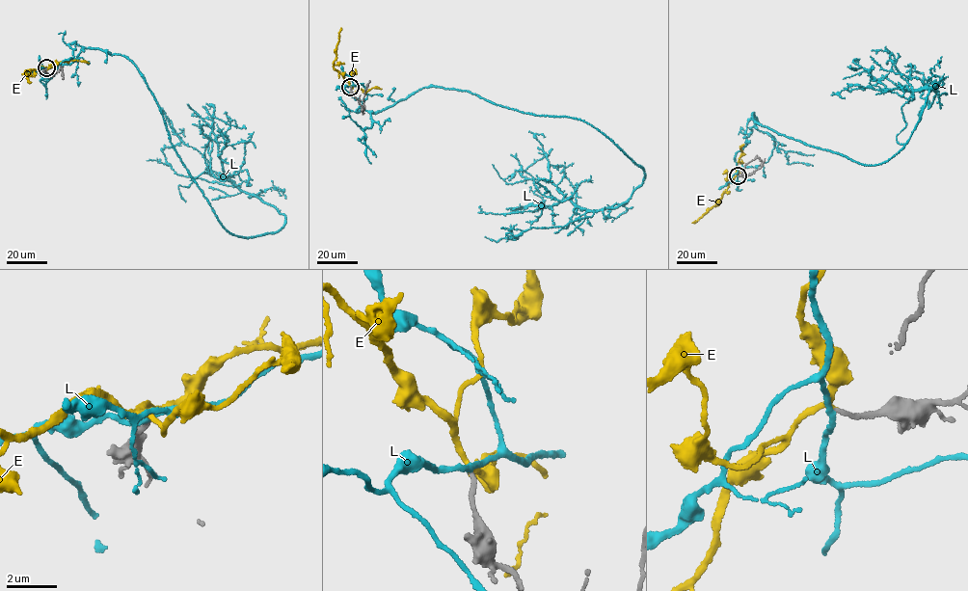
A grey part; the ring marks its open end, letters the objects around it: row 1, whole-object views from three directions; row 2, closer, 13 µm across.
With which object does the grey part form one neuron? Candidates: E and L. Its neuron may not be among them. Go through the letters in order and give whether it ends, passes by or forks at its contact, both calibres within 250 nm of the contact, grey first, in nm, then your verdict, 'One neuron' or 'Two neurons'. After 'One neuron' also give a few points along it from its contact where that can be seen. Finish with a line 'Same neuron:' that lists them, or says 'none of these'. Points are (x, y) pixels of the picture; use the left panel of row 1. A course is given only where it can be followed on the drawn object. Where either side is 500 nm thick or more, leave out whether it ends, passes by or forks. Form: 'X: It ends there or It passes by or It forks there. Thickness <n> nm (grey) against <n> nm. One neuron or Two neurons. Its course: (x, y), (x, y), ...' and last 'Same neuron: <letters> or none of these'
E: It passes by. Thickness 180 nm (grey) against 190 nm. One neuron. Its course: (46, 68), (25, 70), (31, 82)
L: It passes by. Thickness 170 nm (grey) against 200 nm. Two neurons
Same neuron: E

